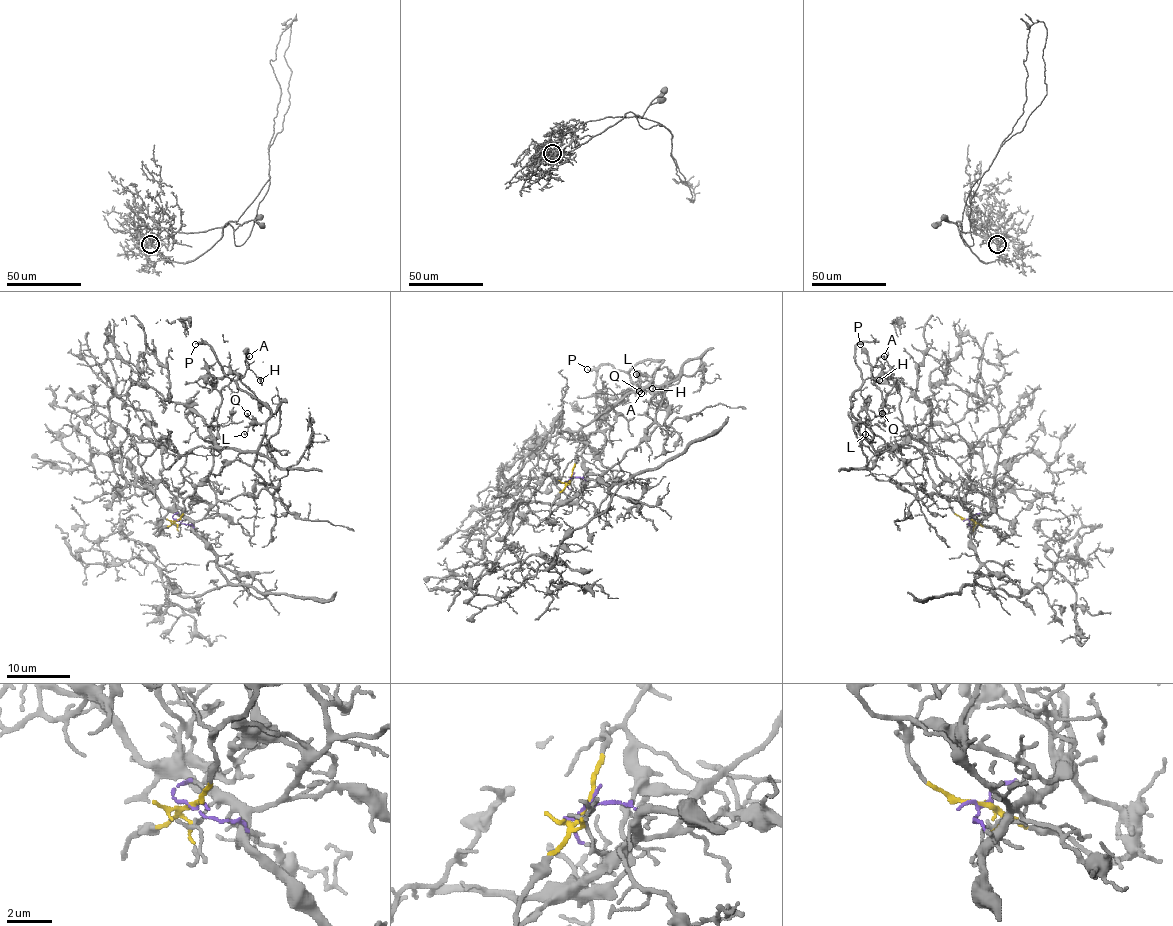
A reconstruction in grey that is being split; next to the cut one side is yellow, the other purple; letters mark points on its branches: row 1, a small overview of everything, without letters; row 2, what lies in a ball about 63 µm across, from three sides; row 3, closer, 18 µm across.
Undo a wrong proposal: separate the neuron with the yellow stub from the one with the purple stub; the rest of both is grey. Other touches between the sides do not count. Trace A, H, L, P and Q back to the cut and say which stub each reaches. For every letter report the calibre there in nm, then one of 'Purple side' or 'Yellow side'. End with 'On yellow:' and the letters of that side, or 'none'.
A: Thickness 140 nm. Yellow side
H: Thickness 130 nm. Yellow side
L: Thickness 140 nm. Yellow side
P: Thickness 170 nm. Yellow side
Q: Thickness 120 nm. Yellow side
On yellow: A, H, L, P, Q

